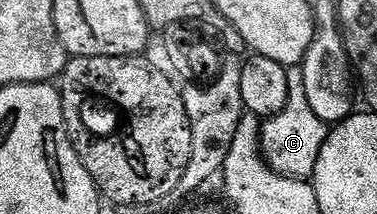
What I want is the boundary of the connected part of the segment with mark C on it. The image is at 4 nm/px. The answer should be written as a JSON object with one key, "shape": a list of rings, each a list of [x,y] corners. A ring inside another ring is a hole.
{"shape":[[[299,66],[286,67],[287,102],[273,116],[260,121],[260,151],[266,163],[280,175],[312,177],[319,150],[327,138],[330,125],[307,103],[303,90],[303,70]]]}

